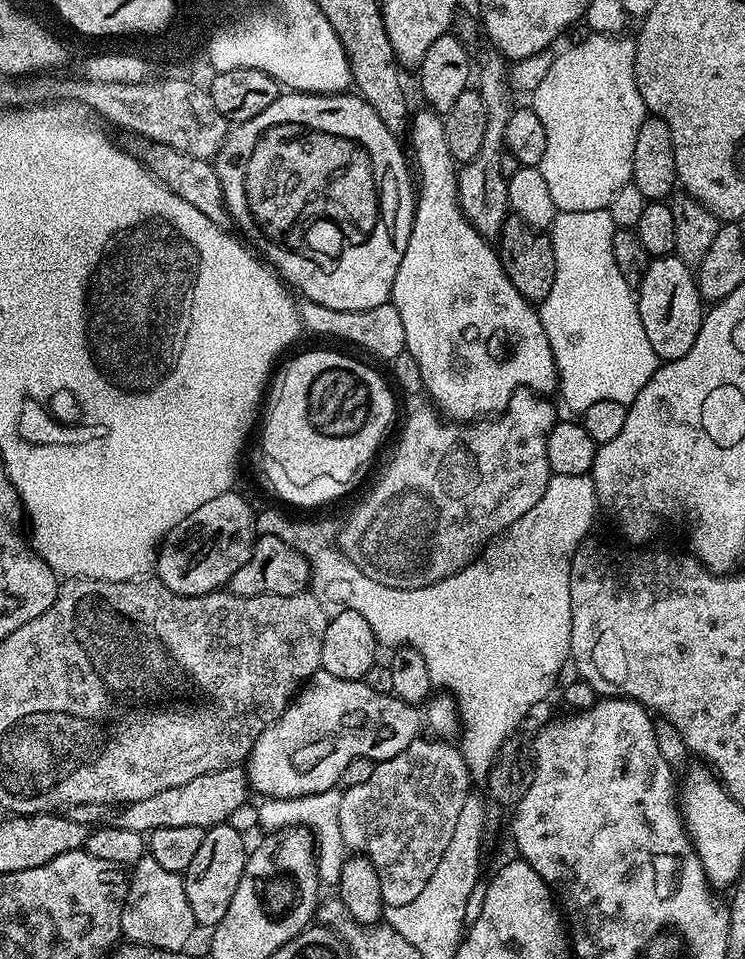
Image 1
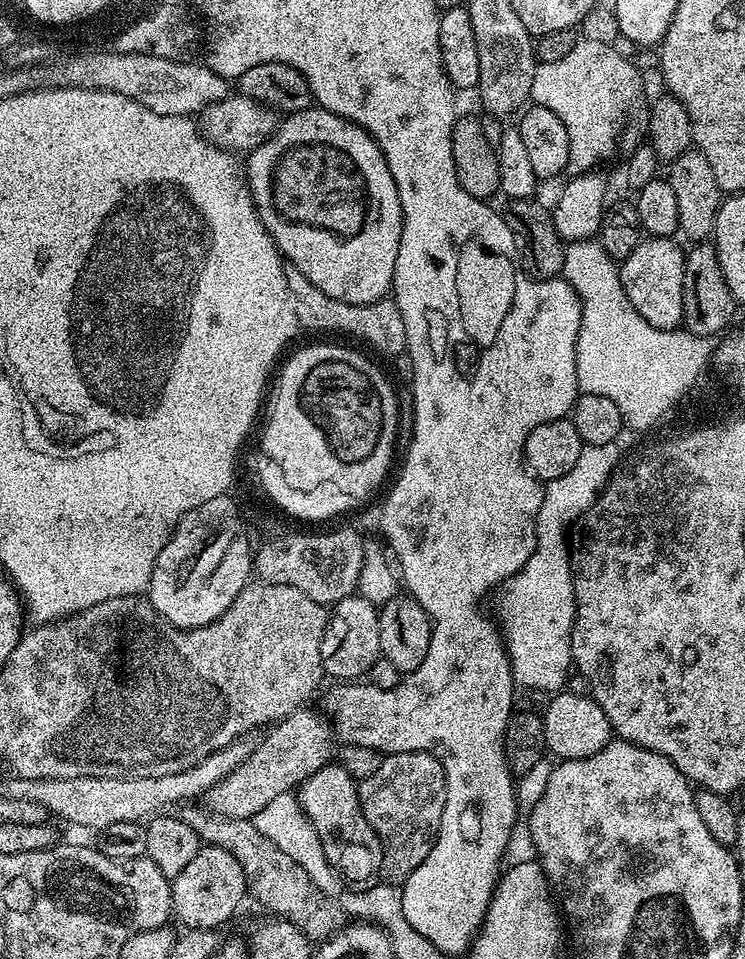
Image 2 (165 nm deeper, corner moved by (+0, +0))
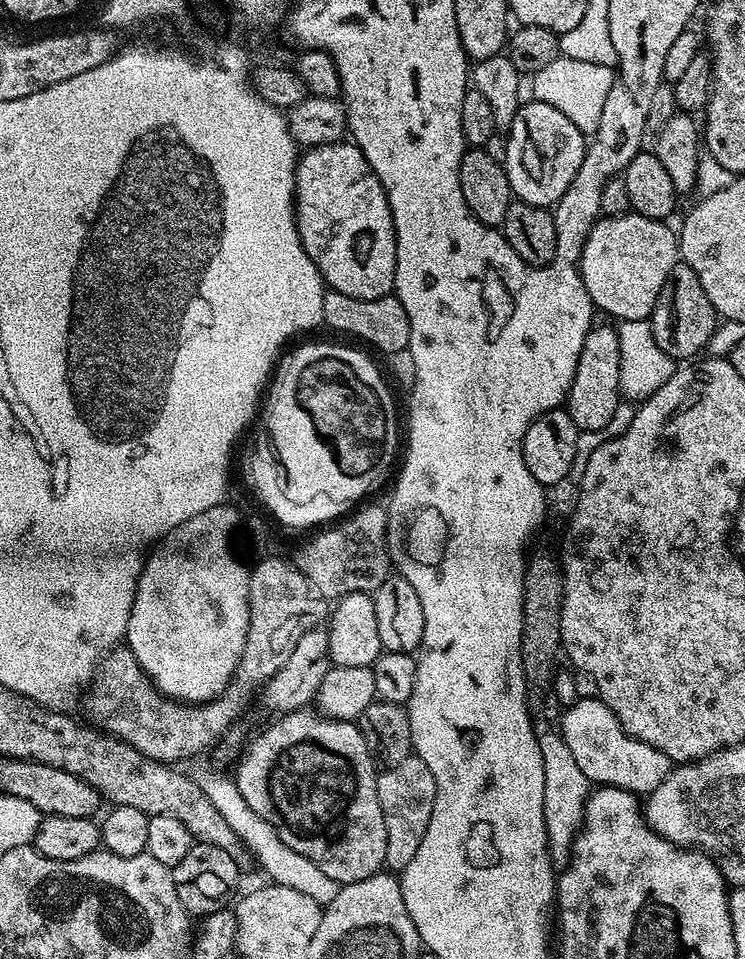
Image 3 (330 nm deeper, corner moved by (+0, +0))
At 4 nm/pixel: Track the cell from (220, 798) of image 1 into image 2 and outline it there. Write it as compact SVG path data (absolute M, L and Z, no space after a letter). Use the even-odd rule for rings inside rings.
M303 707L298 711L291 712L286 718L277 721L268 731L265 731L263 733L263 735L265 734L264 741L253 747L249 757L206 793L207 811L231 820L252 820L268 803L274 802L274 798L278 798L286 792L292 792L303 784L306 778L312 777L318 770L331 763L334 756L334 748L332 752L333 727L325 717L323 719L310 709Z

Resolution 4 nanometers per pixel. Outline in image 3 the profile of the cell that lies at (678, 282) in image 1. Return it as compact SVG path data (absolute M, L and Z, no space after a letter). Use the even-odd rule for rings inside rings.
M627 211L623 216L604 216L597 219L582 246L578 271L586 286L586 294L590 294L593 305L600 308L608 316L617 316L617 321L648 320L654 306L658 302L658 294L670 278L670 270L678 262L680 245L675 231L668 229L669 225L662 220L646 218L634 211Z

